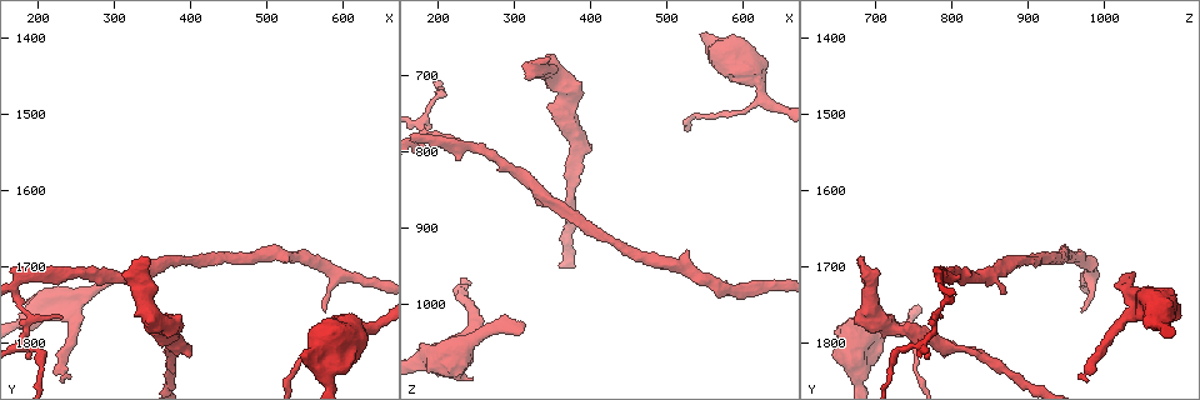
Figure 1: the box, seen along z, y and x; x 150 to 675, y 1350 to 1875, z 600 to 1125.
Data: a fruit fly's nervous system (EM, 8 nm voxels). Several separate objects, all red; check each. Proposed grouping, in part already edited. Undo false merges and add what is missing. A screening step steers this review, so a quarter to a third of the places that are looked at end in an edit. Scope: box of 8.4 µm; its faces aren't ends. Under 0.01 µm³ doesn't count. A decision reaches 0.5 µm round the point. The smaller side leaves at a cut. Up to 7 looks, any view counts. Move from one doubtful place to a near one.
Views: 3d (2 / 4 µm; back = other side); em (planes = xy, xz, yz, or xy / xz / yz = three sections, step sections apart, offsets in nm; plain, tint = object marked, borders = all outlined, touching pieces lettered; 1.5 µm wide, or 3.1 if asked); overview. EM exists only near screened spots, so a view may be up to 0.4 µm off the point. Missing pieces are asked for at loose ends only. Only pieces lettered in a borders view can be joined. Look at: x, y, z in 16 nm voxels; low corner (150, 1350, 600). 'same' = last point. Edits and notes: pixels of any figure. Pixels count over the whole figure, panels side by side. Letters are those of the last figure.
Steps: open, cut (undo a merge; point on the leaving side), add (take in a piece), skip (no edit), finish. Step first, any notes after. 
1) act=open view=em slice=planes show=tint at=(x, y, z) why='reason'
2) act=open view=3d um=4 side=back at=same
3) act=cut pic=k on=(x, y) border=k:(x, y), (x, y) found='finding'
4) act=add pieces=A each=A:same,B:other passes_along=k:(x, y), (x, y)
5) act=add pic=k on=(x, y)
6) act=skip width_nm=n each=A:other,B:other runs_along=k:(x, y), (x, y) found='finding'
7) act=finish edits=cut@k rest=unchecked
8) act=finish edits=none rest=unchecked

act=open view=em slice=planes show=tint at=(345, 1690, 675) why='an open end'

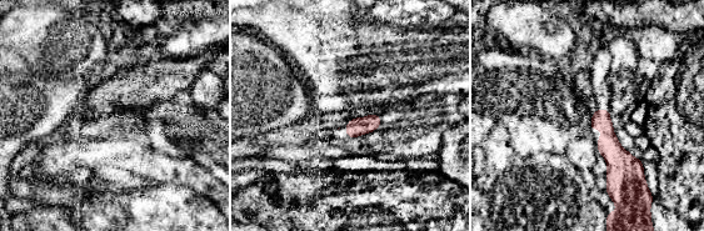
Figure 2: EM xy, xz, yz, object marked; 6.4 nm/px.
act=open view=em slice=planes show=borders at=same why='see the neighbours'

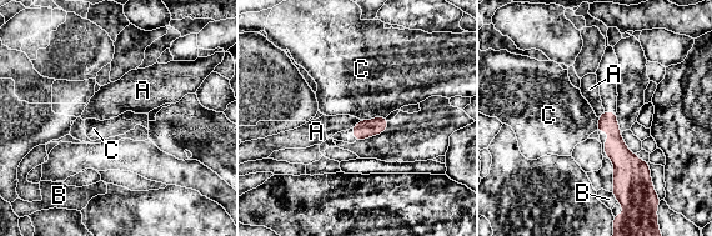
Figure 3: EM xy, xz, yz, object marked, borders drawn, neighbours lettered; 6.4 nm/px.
act=skip longest_contact=C:150nm each=A:other,B:other,C:other border=3:(385, 116), (362, 120) found='none of them fits'

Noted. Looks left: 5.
act=open view=em slice=xz step=8 show=borders at=(635, 1780, 740) why='calibre changes'

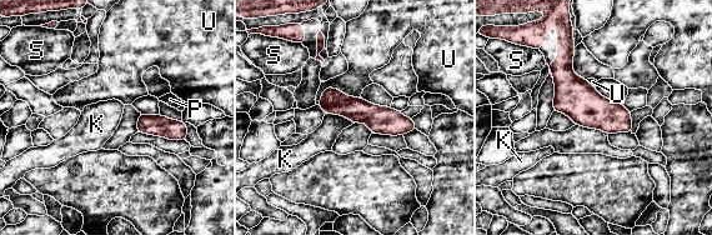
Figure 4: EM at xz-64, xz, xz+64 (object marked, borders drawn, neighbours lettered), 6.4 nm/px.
act=skip each=K:other,P:other,S:other,U:other border=4:(325, 113), (341, 114), (354, 123) found='continuous, no second cell'

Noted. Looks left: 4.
act=open view=3d um=4 at=(550, 1810, 645) why='free end'

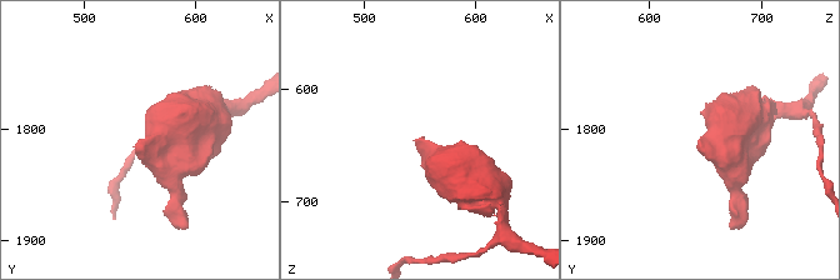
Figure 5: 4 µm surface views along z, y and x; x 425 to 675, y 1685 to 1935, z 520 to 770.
act=open view=em slice=xz step=4 show=tint at=(550, 1812, 644) why='shape alone is not enough'

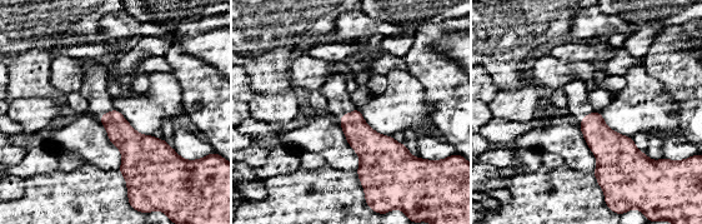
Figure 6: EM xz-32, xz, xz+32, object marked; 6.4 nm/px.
act=open view=em slice=planes show=borders at=same

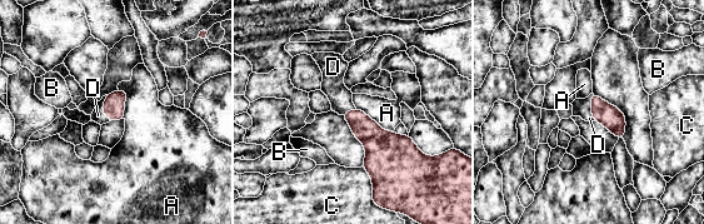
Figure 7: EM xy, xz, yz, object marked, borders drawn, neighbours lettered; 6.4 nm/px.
act=add pieces=D each=A:other,B:other,C:other,D:same passes_along=7:(610, 117), (592, 108), (582, 108) found='the cell continues'

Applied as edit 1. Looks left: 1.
act=finish edits=add@7 rest=unchecked

